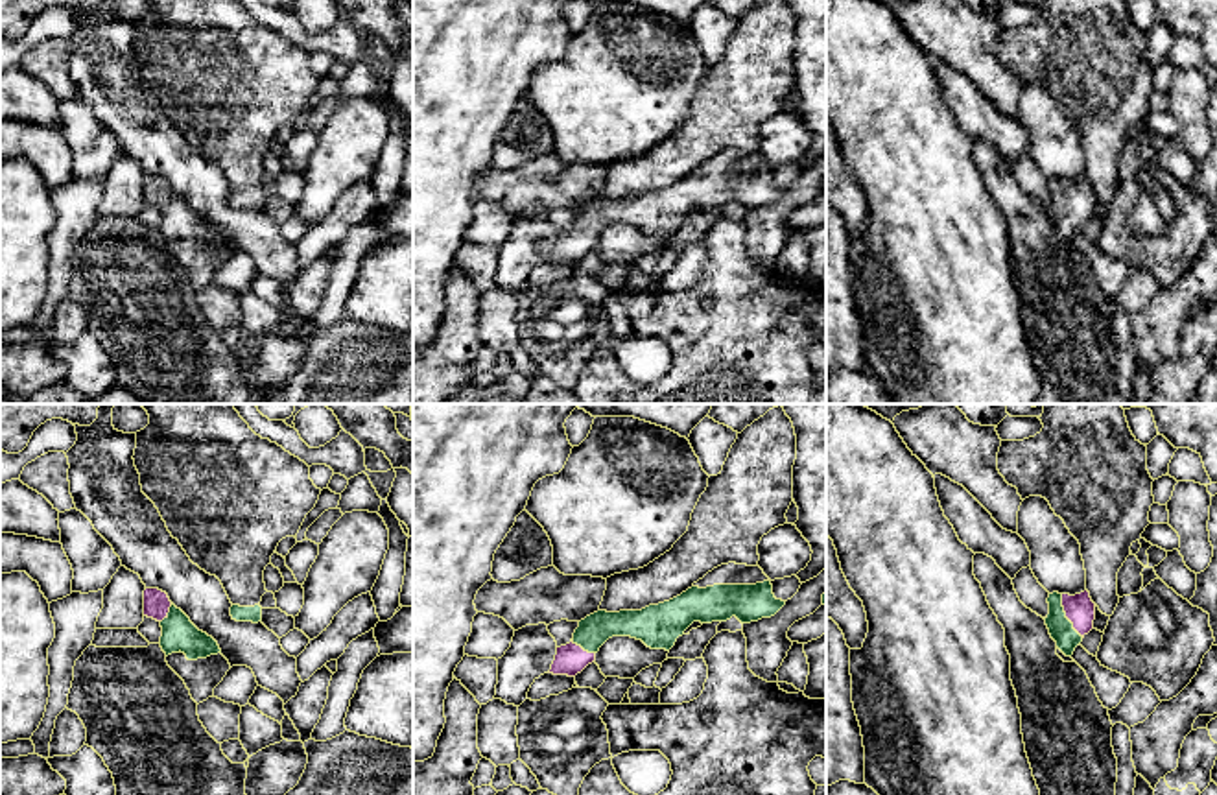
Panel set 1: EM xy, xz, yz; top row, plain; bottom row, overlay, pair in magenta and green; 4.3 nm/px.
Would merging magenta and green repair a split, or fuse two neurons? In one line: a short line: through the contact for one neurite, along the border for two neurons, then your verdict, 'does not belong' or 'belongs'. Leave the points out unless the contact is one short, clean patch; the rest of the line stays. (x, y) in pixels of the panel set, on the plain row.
line yz (1079, 196), (1066, 203), (1061, 216); belongs

